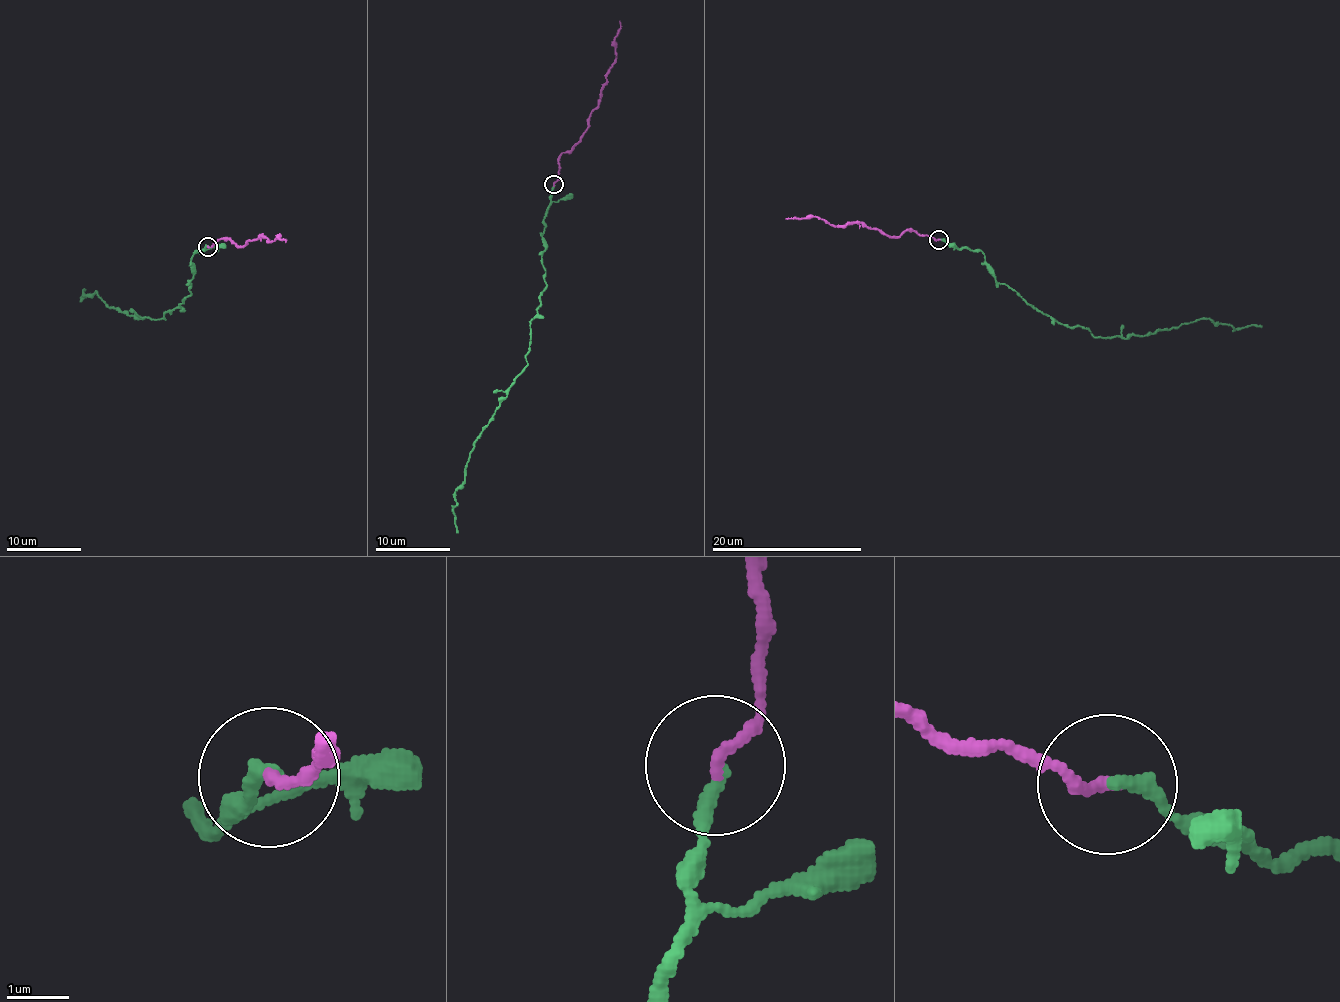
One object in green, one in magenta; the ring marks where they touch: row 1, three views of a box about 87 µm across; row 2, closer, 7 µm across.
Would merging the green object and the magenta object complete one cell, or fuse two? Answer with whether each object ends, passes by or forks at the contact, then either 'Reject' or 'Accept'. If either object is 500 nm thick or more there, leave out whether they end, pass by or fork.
At the ring green ends. At the ring magenta ends. Accept

